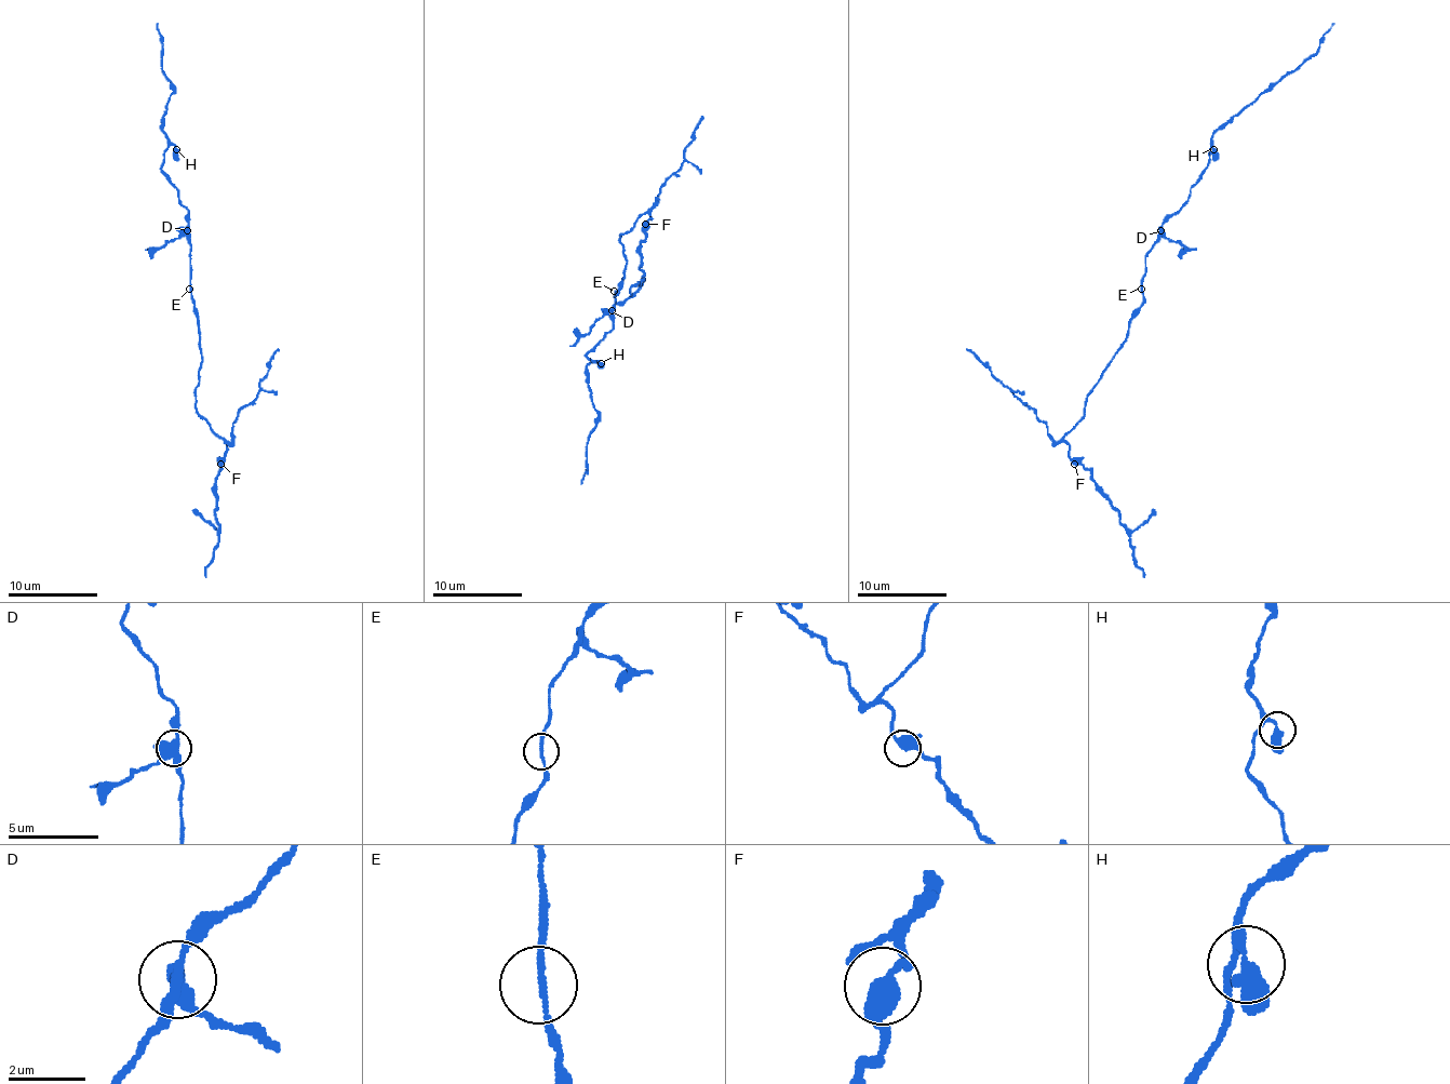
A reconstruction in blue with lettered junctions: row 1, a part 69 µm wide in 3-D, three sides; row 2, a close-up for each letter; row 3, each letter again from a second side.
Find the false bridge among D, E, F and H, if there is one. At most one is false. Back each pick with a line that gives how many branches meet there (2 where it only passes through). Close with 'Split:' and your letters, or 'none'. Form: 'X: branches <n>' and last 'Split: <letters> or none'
D: branches 3
Split: D

